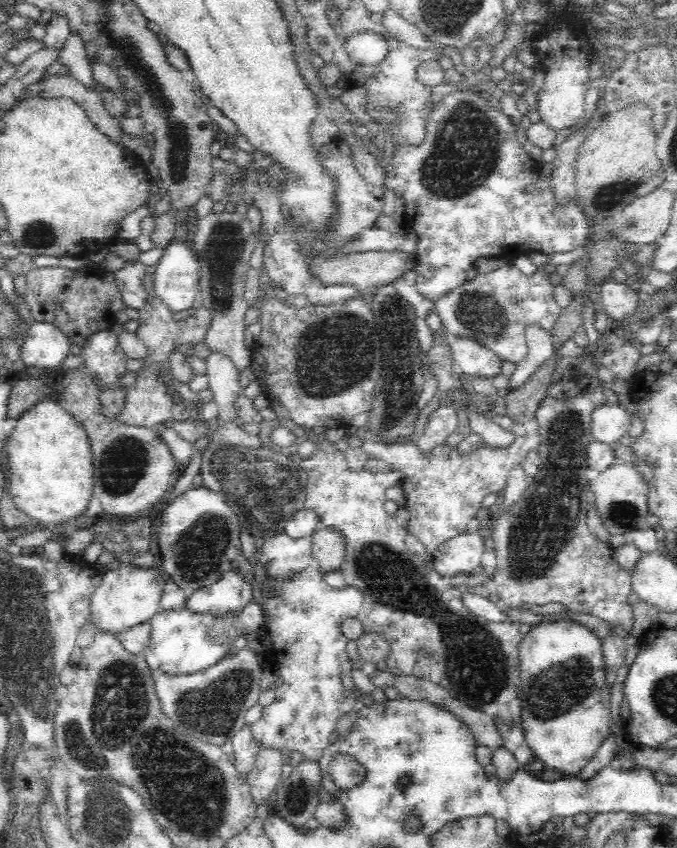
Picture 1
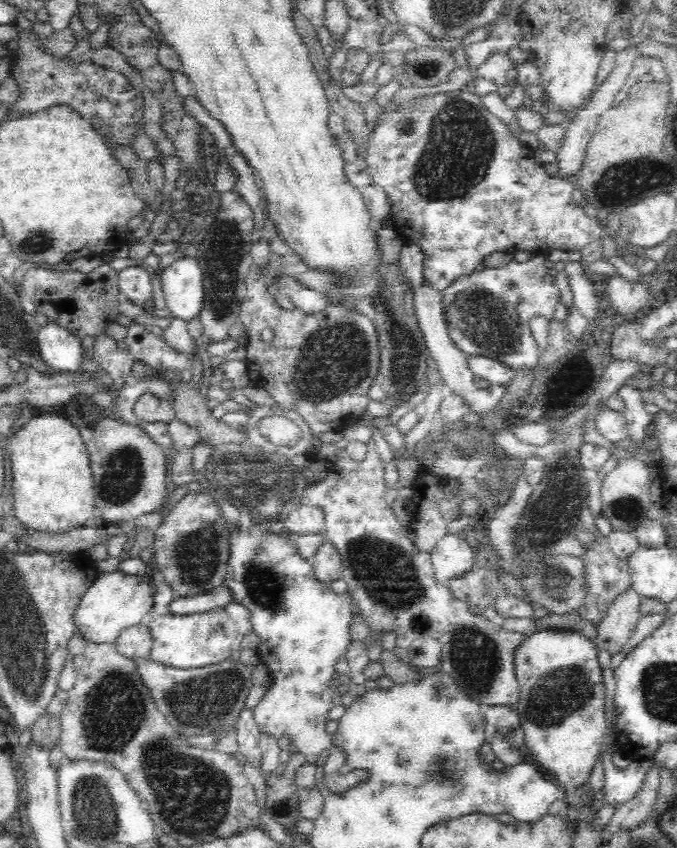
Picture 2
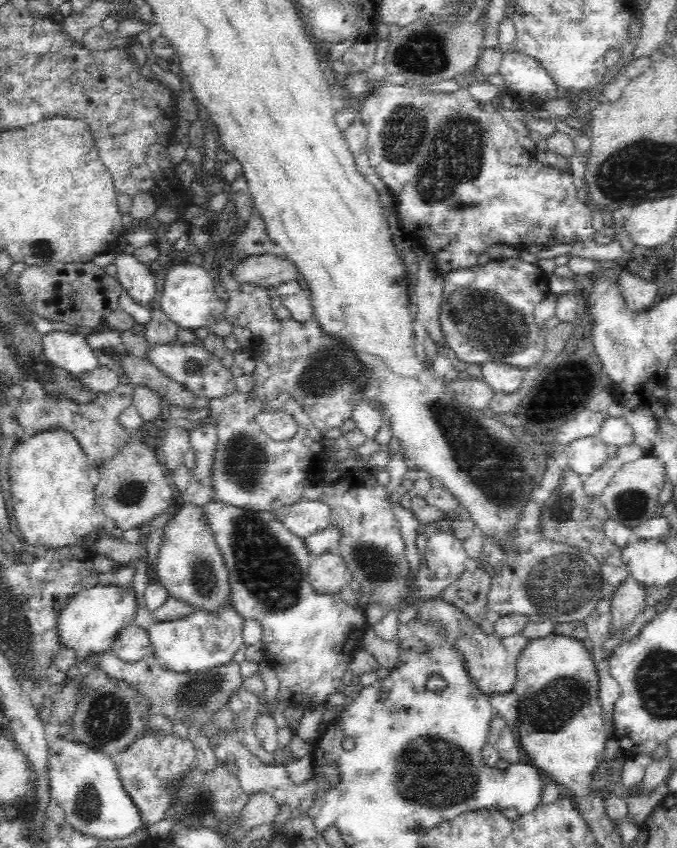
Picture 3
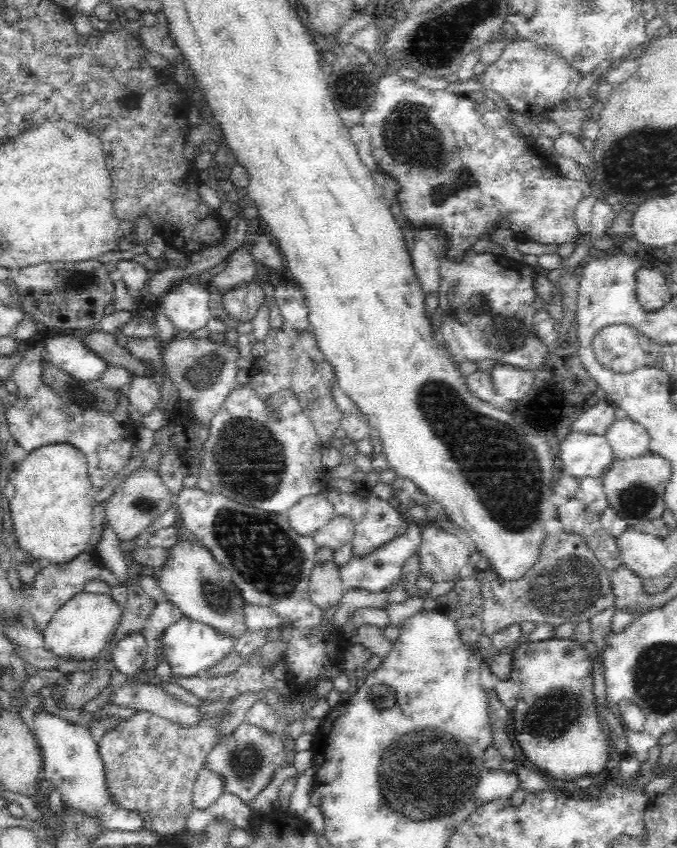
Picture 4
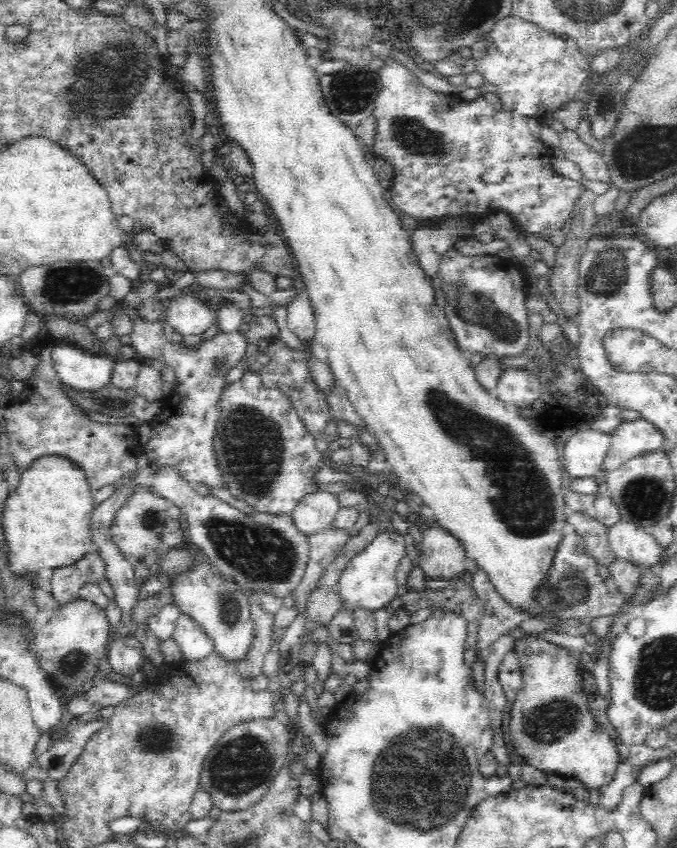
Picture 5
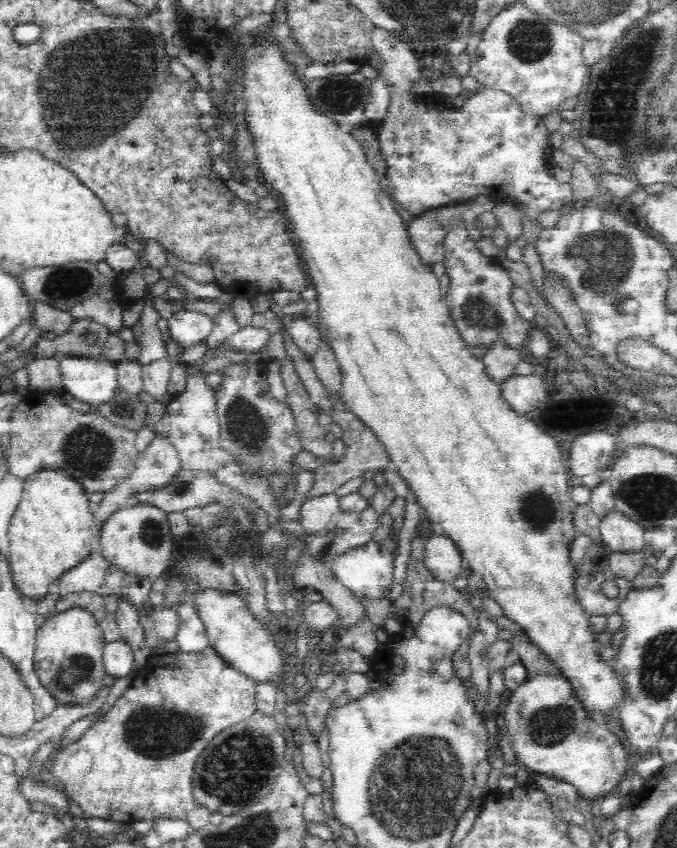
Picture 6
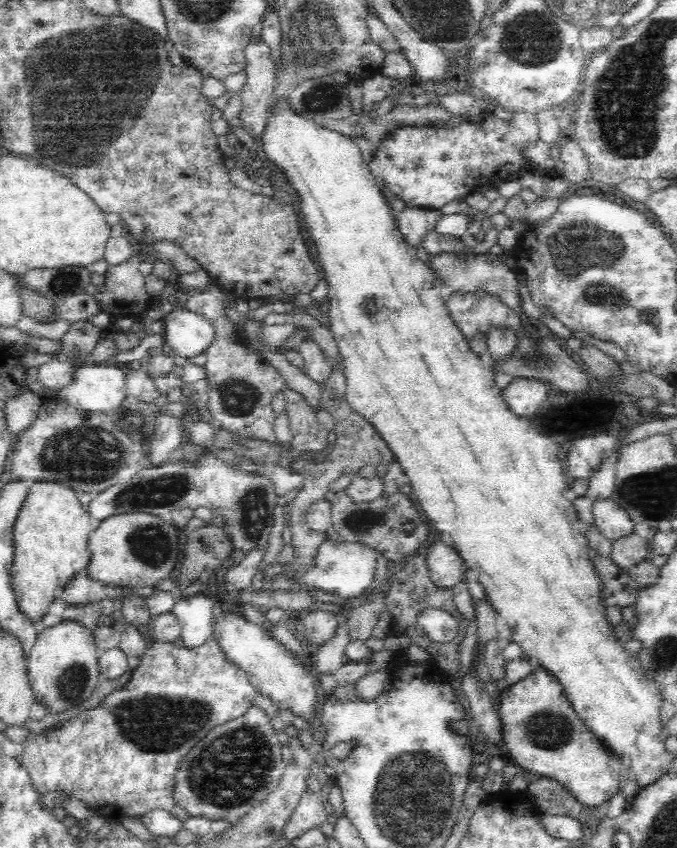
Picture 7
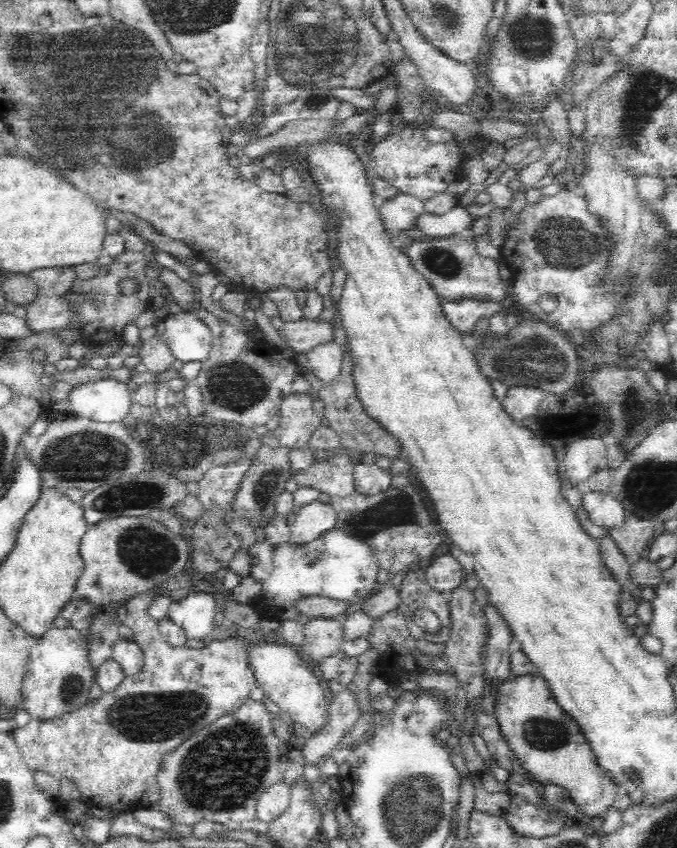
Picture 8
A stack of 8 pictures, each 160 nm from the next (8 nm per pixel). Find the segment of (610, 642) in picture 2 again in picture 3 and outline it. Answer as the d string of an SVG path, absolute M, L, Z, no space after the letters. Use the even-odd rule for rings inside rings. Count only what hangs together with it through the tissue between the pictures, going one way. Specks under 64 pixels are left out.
M631 576L618 584L611 600L612 634L623 634L638 618L638 614L644 612L647 607L645 588Z

